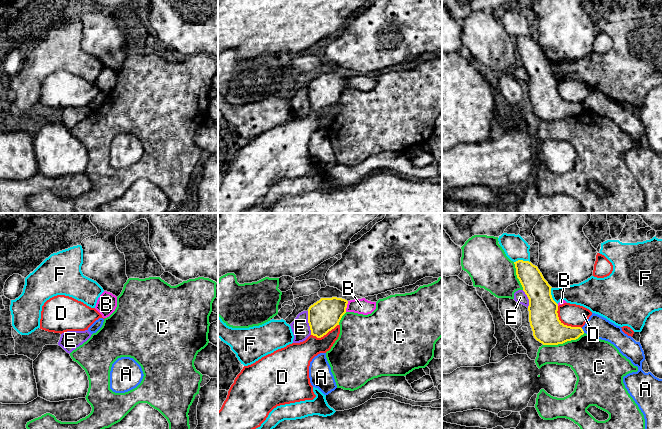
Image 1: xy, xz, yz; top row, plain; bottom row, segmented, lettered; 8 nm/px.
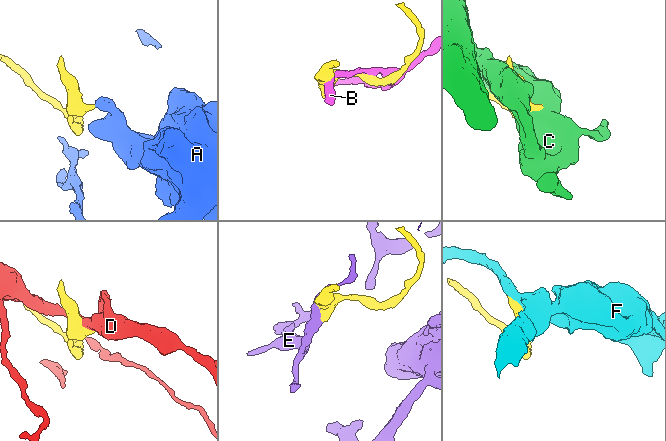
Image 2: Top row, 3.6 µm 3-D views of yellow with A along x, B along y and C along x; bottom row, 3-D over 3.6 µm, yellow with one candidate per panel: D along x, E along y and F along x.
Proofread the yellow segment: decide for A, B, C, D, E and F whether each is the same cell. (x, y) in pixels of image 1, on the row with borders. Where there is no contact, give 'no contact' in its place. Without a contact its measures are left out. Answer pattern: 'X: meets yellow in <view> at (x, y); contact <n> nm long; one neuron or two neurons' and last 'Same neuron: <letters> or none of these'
A: meets yellow in yz at (582, 330); contact 50 nm long; two neurons
B: meets yellow in xz at (346, 306); contact 90 nm long; two neurons
C: meets yellow in yz at (563, 342); contact 340 nm long; two neurons
D: meets yellow in yz at (563, 324); contact 260 nm long; two neurons
E: meets yellow in xz at (308, 322); contact 190 nm long; two neurons
F: meets yellow in yz at (551, 296); contact 150 nm long; two neurons
Same neuron: none of these

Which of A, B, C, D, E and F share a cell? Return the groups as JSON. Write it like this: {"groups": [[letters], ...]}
{"groups": [["A"], ["B"], ["C"], ["D"], ["E"], ["F"]]}

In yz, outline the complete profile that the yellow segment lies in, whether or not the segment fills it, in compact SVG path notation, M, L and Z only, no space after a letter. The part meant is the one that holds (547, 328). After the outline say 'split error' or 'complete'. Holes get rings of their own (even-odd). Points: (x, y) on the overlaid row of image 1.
M518 260L514 262L516 275L519 279L523 291L529 299L529 322L533 331L534 338L543 345L558 345L567 341L576 340L584 331L581 327L571 327L564 325L558 317L558 304L553 300L551 295L551 286L544 279L537 266L529 261Z; complete

